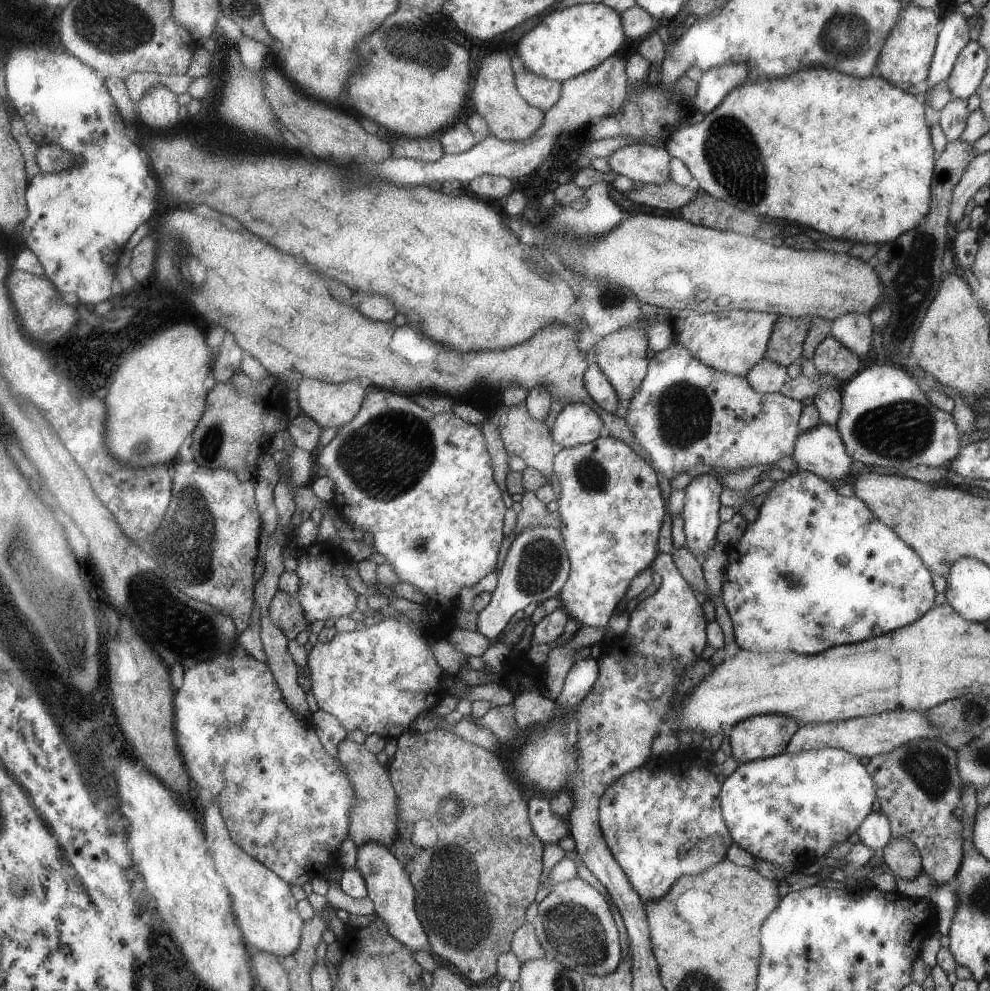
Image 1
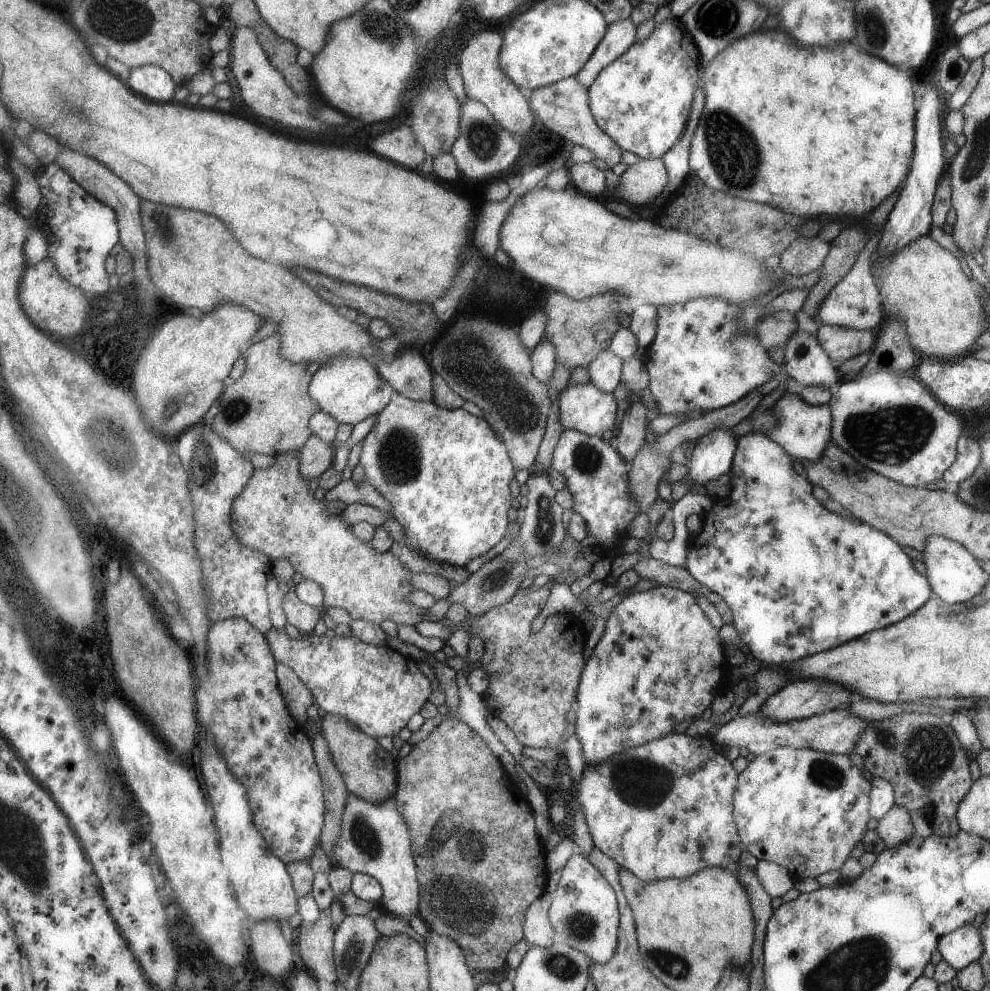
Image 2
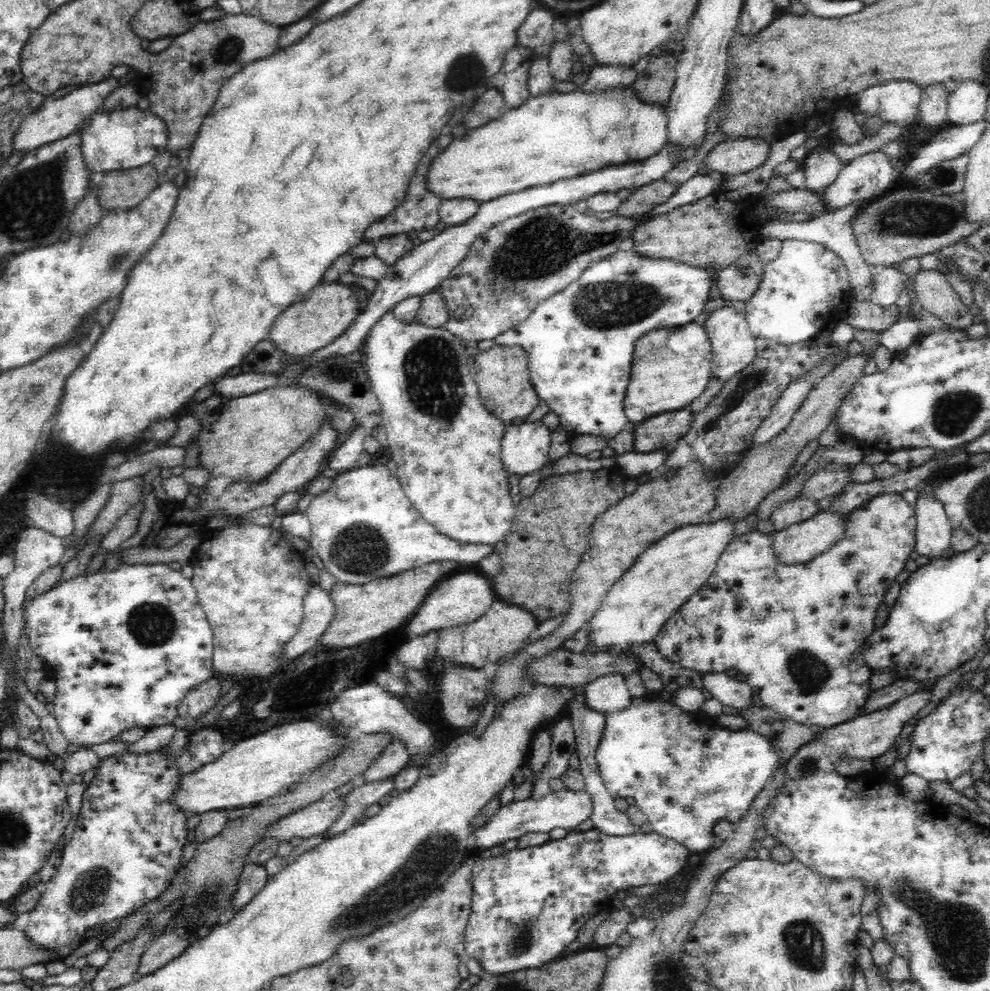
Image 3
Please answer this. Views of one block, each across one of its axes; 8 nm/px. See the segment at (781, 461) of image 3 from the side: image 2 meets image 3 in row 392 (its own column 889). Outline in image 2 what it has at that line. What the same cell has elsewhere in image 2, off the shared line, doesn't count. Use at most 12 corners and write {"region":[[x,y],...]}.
{"region":[[895,804],[875,831],[892,848],[915,828],[908,809]]}

